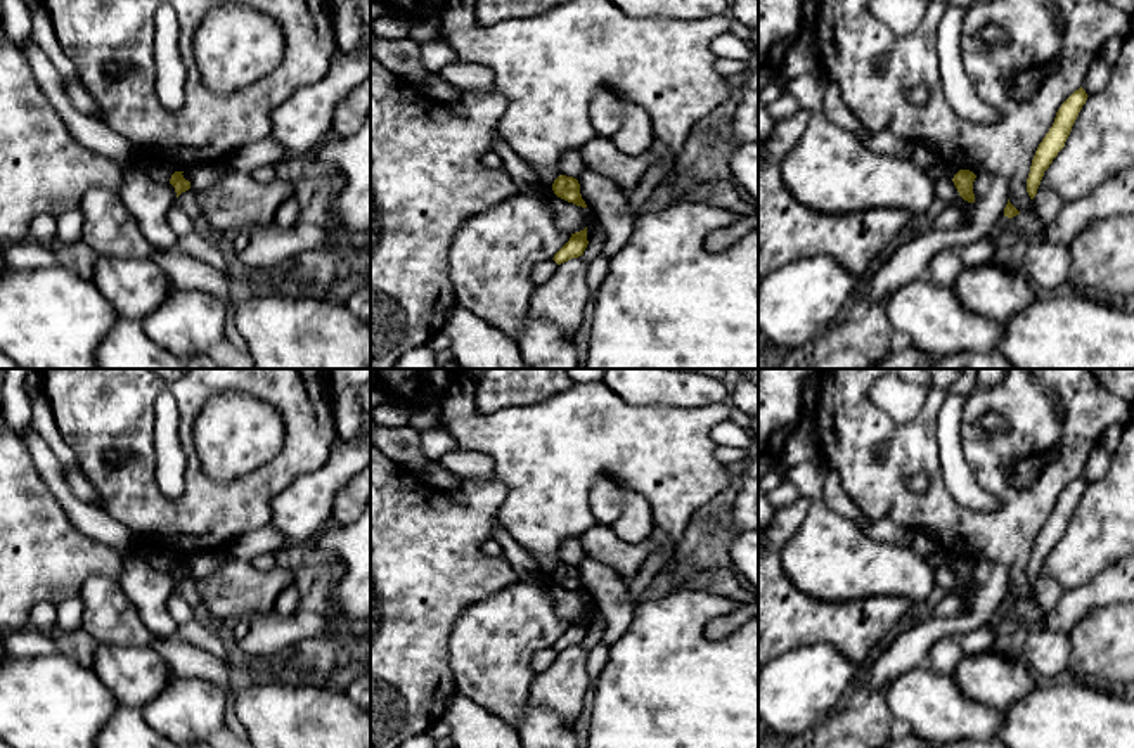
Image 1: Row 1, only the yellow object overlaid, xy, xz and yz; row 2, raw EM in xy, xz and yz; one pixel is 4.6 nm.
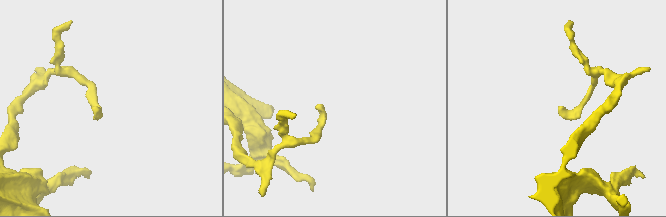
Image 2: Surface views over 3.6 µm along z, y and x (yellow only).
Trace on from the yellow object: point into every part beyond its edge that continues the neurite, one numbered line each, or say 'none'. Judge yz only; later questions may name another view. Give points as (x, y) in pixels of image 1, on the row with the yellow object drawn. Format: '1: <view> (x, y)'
none

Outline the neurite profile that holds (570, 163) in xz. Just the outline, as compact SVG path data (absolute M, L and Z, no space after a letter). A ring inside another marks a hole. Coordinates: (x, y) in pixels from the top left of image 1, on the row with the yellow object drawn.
M566 151L557 161L557 170L561 175L577 178L585 170L580 152Z

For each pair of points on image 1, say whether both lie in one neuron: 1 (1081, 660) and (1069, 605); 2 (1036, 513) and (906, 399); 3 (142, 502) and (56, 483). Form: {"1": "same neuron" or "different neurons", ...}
{"1": "different neurons", "2": "different neurons", "3": "different neurons"}

